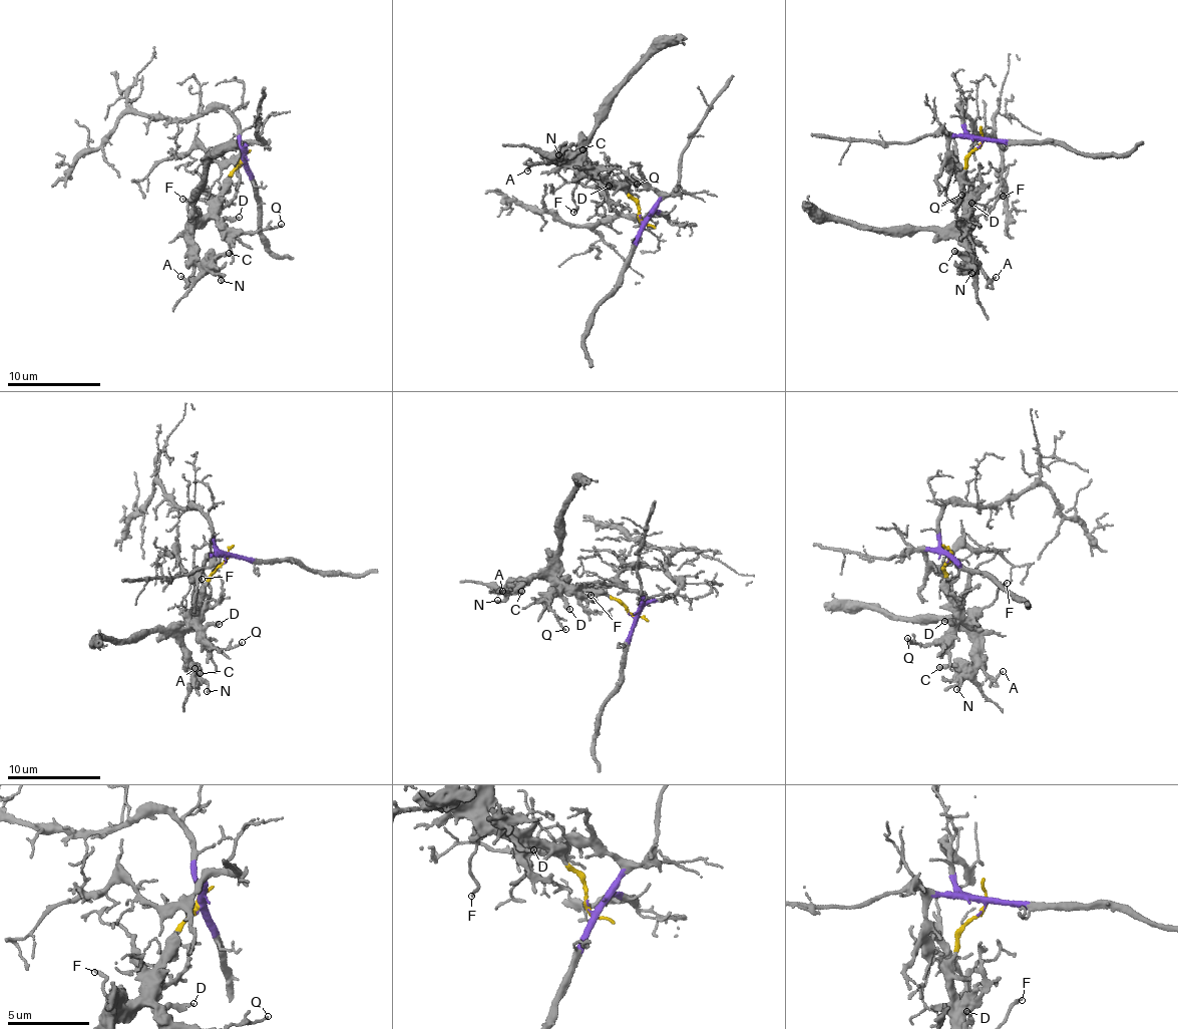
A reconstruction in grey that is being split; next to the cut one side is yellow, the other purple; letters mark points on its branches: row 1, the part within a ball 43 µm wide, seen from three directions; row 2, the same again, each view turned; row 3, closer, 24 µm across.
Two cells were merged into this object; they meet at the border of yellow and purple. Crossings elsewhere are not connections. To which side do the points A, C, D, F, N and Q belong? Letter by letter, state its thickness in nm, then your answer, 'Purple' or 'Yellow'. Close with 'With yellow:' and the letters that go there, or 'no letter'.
A: Thickness 150 nm. Yellow
C: Thickness 280 nm. Yellow
D: Thickness 200 nm. Yellow
F: Thickness 160 nm. Yellow
N: Thickness 180 nm. Yellow
Q: Thickness 130 nm. Yellow
With yellow: A, C, D, F, N, Q

